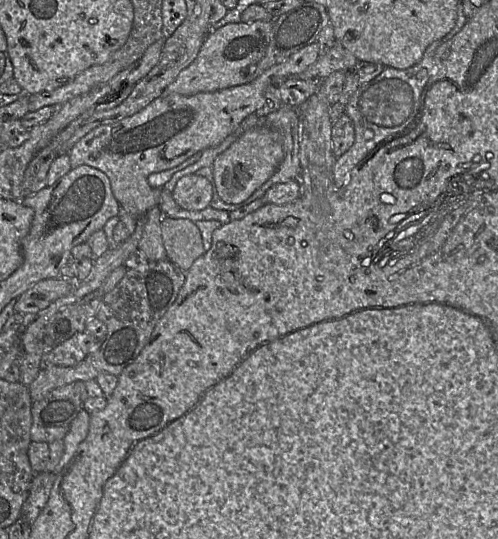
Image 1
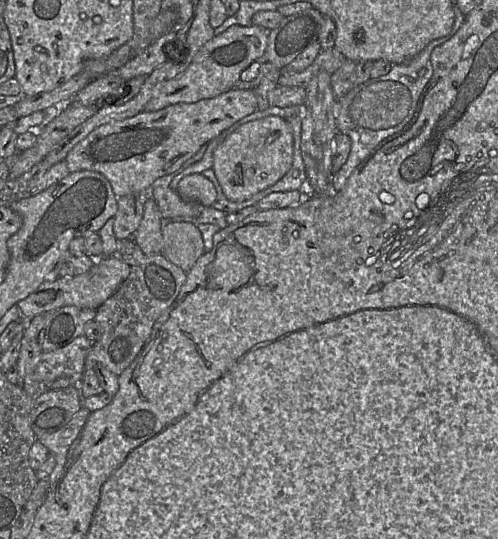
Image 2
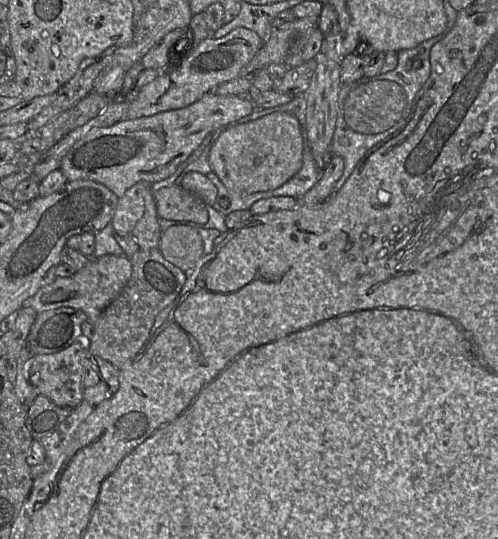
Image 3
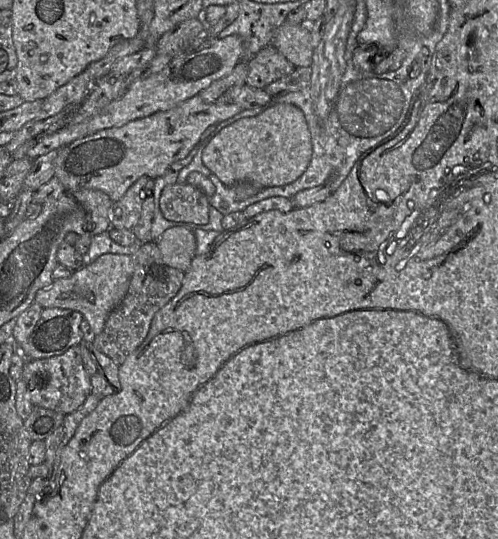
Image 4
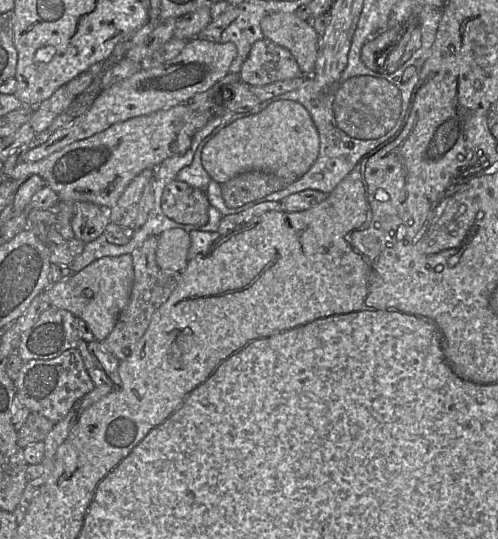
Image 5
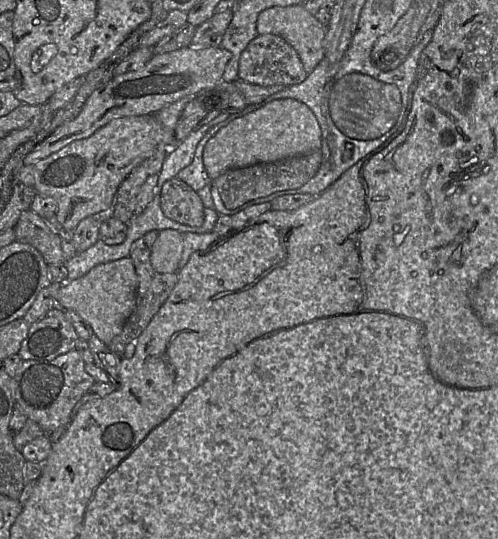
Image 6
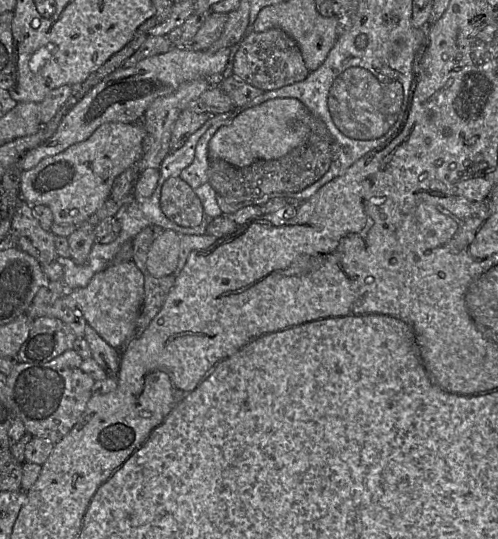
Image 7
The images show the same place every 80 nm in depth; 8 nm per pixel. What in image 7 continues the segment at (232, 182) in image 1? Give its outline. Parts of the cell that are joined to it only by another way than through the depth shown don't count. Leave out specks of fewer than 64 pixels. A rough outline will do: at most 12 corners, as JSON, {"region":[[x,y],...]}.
{"region":[[297,98],[243,111],[209,141],[209,163],[246,167],[307,140]]}

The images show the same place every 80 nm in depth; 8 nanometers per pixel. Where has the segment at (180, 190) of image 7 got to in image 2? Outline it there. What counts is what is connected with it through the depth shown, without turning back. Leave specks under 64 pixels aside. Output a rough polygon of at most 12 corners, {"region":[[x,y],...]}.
{"region":[[169,186],[152,188],[164,220],[197,217],[204,208]]}

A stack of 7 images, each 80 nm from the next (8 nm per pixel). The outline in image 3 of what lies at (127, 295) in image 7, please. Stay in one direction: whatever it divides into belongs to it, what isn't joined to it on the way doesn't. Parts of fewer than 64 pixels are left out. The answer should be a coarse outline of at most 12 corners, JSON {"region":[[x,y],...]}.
{"region":[[125,255],[93,258],[22,307],[82,310],[93,324],[132,276]]}

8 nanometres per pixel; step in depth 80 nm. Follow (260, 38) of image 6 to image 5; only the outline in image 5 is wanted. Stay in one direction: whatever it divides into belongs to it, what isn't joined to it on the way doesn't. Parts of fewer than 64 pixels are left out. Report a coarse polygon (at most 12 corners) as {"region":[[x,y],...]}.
{"region":[[266,38],[239,72],[248,86],[301,75],[290,51]]}

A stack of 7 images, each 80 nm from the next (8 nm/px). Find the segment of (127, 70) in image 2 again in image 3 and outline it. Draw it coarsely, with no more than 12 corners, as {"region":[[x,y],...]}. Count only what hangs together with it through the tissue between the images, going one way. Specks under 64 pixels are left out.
{"region":[[187,28],[166,34],[140,60],[144,69],[165,70],[191,42]]}

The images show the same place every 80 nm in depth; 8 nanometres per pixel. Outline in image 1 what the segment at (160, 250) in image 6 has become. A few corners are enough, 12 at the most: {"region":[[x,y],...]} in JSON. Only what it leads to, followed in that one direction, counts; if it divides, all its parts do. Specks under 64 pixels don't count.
{"region":[[163,216],[167,259],[185,273],[205,253],[189,219]]}

